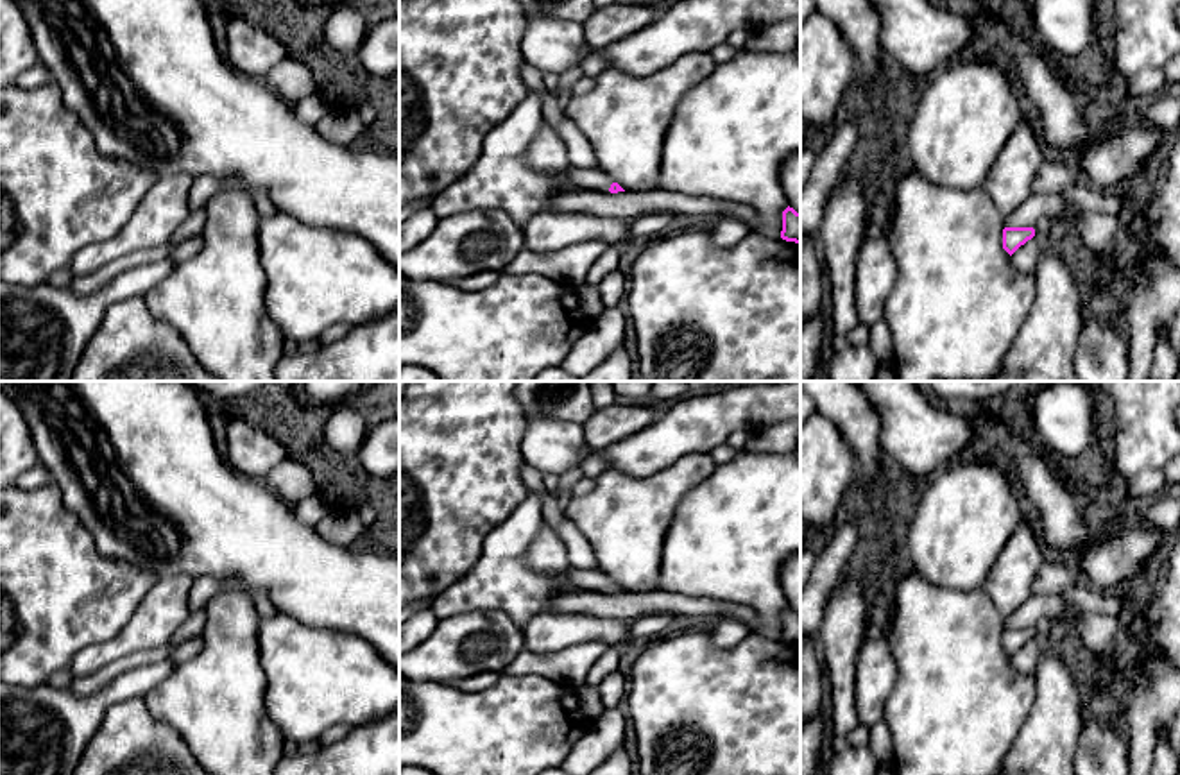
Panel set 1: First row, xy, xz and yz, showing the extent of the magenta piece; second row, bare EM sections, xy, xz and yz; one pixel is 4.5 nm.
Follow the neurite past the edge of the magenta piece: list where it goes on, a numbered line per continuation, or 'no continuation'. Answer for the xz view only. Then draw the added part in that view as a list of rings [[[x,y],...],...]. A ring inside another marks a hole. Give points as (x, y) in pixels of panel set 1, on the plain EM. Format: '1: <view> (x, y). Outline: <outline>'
1: xz (579, 579). Outline: [[[568,566],[559,575],[564,576],[573,589],[609,592],[612,585],[612,580],[607,575],[594,569]]]

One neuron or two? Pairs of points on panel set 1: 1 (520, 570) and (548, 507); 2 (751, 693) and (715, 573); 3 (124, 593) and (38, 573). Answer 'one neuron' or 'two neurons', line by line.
1: two neurons
2: two neurons
3: one neuron

